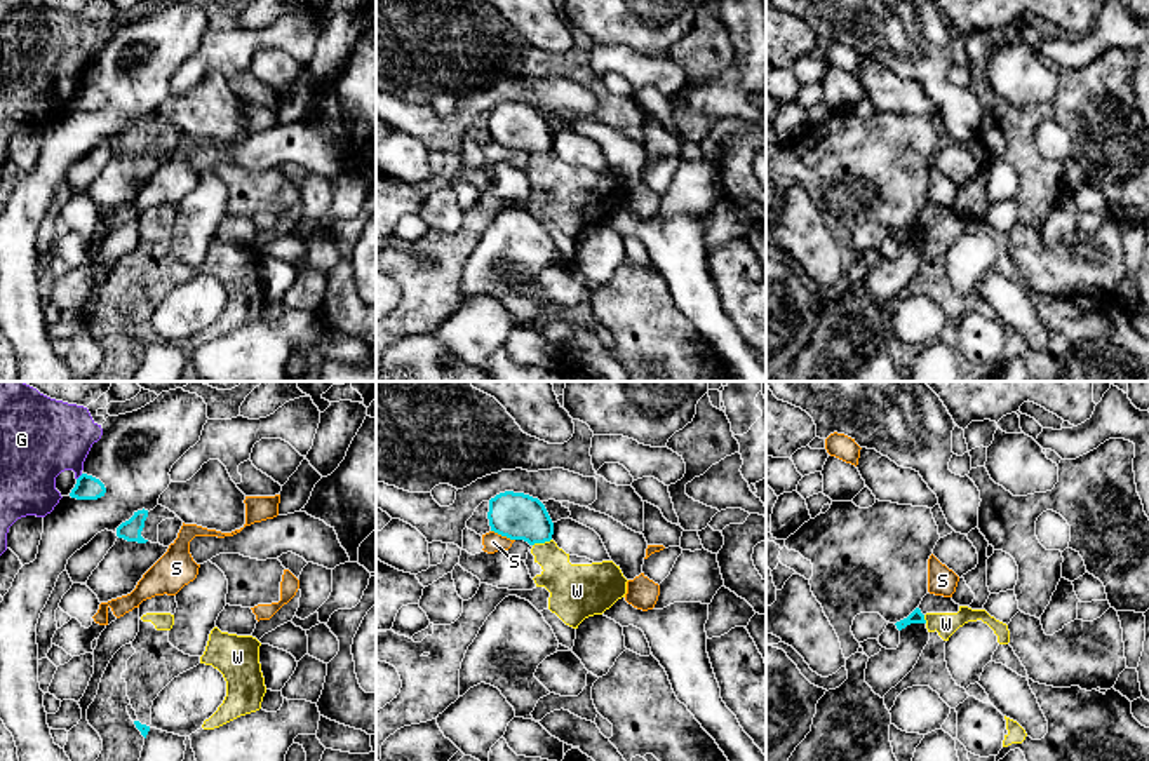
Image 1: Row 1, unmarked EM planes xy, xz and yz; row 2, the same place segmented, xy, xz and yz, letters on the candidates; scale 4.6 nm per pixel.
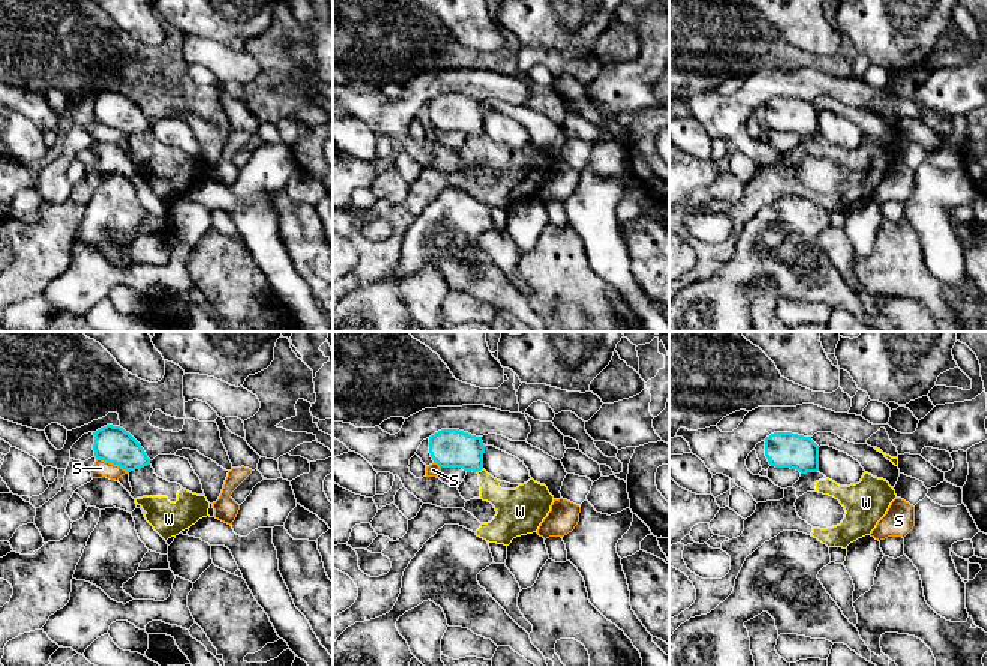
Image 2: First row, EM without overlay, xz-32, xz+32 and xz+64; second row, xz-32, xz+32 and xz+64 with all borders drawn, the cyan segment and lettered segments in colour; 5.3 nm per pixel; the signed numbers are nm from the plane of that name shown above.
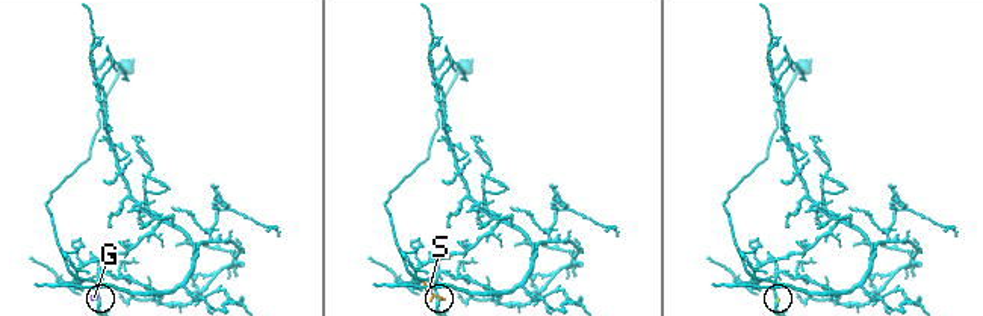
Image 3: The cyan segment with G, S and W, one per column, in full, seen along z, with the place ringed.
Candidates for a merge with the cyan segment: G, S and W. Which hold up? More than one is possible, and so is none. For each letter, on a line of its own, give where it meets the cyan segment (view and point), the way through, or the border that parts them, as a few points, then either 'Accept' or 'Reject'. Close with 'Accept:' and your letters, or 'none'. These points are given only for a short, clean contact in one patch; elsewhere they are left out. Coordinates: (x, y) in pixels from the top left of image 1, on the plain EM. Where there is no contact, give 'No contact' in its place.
G: Touches cyan at xy (79, 87). Boundary: xy (82, 84), (77, 89). Reject
S: Touches cyan at xz (503, 145). Reject
W: Touches cyan at xz (542, 152). Boundary: xz (550, 148), (533, 155). Reject
Accept: none

